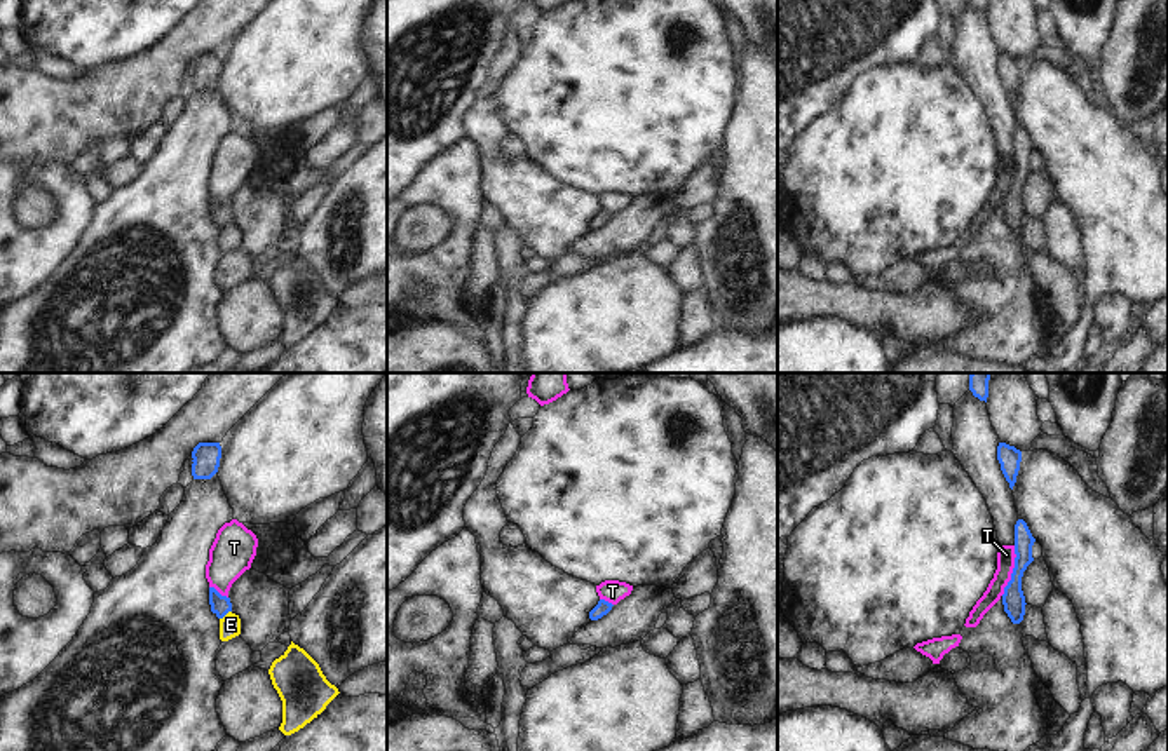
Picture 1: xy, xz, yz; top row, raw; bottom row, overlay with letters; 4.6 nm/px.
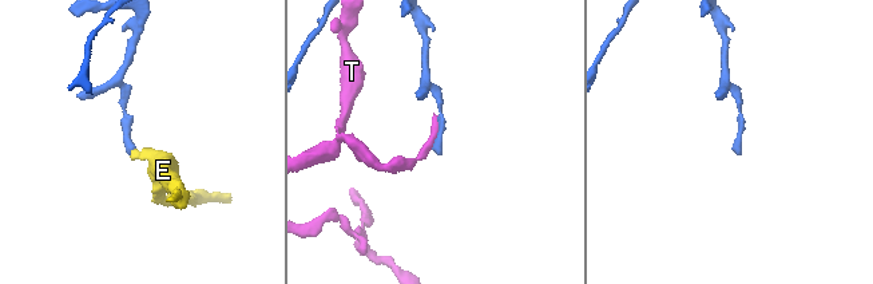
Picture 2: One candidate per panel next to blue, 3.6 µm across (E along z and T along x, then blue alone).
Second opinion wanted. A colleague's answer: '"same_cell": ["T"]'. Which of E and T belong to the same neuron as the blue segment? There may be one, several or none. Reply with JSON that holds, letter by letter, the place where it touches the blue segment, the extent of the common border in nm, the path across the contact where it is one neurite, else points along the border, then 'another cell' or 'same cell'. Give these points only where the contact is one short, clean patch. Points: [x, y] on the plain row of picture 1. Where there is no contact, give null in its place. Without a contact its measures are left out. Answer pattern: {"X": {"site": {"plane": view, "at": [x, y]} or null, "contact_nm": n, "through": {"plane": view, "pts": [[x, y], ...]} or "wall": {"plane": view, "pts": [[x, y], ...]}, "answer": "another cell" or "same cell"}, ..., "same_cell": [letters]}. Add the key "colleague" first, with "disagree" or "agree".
{"colleague": "disagree", "E": {"site": {"plane": "xy", "at": [225, 223]}, "contact_nm": 70, "wall": {"plane": "xy", "pts": [[230, 220], [220, 229]]}, "answer": "another cell"}, "T": {"site": {"plane": "yz", "at": [1013, 180]}, "contact_nm": 240, "answer": "another cell"}, "same_cell": []}

